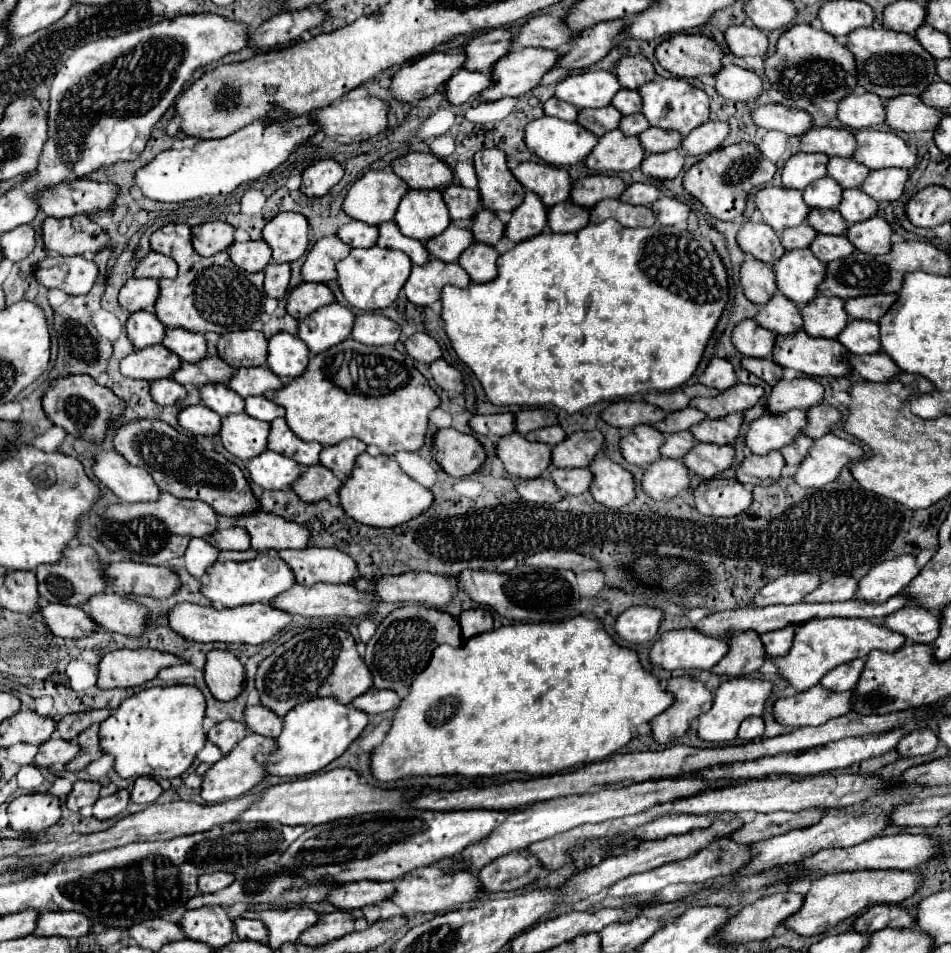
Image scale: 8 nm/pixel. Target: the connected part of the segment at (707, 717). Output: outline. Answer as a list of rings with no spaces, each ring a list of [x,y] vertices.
[[[738,677],[738,679],[728,679],[724,681],[716,695],[714,695],[714,703],[712,703],[712,709],[702,713],[698,717],[698,737],[704,739],[704,741],[714,741],[714,743],[720,743],[720,741],[732,741],[738,733],[738,727],[740,723],[746,719],[746,717],[752,717],[752,715],[762,715],[764,711],[764,703],[768,701],[772,693],[772,683],[770,681],[760,681],[760,679],[748,679],[748,677]]]

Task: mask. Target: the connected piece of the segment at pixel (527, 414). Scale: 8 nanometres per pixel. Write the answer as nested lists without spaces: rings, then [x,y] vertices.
[[[522,409],[516,413],[516,431],[520,435],[550,425],[558,425],[558,417],[550,409]]]

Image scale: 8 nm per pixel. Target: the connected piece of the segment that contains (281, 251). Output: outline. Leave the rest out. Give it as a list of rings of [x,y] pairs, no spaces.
[[[278,213],[266,223],[262,235],[272,247],[276,263],[292,263],[300,259],[310,245],[308,219],[300,213]]]

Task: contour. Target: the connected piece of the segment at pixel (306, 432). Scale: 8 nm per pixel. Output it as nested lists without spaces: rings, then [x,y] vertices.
[[[354,339],[334,345],[310,359],[304,375],[292,379],[278,391],[266,391],[266,399],[286,407],[286,423],[304,441],[318,441],[324,447],[356,437],[366,445],[376,445],[384,455],[398,451],[418,451],[428,431],[428,415],[440,405],[440,397],[428,385],[426,377],[414,367],[414,359],[396,347],[368,347]]]

